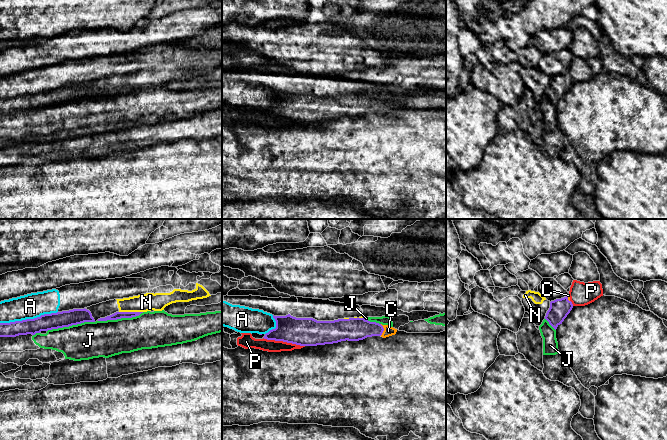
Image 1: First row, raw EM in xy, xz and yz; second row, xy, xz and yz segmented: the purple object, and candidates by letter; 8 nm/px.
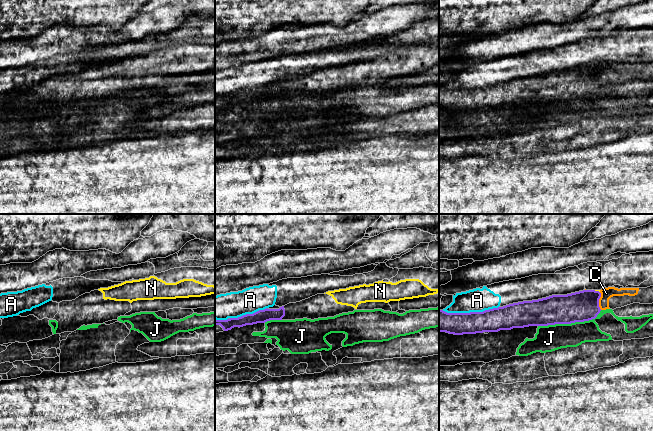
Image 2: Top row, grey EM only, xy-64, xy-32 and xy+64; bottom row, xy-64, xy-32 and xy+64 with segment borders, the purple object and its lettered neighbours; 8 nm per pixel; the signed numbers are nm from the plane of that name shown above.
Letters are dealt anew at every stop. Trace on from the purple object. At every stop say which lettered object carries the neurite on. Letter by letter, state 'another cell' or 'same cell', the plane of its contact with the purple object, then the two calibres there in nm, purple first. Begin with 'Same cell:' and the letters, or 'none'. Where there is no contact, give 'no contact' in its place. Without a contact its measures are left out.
Same cell: C
A: another cell | xy | 130/200 nm
C: same cell | xz | 190/80 nm
J: another cell | xy | 130/300 nm
N: another cell | xy | 60/140 nm
P: another cell | xz | 220/100 nm

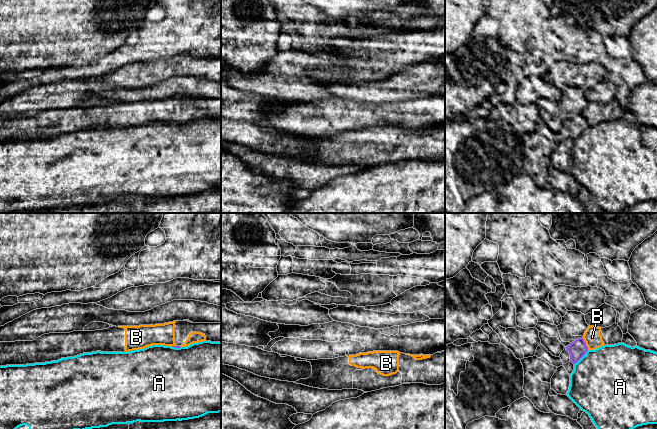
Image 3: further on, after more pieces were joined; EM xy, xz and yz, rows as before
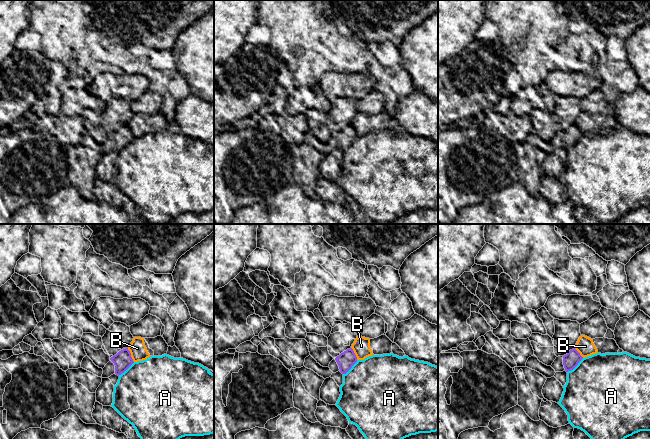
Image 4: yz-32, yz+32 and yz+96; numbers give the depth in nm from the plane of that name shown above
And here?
Same cell: none
A: another cell | yz | 140/500 nm
B: another cell | yz | 140/140 nm

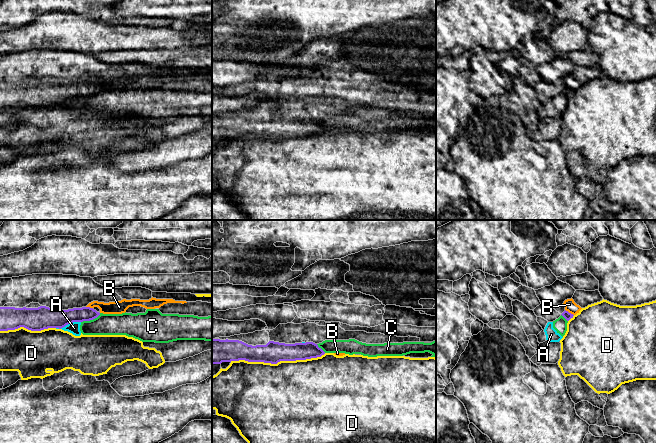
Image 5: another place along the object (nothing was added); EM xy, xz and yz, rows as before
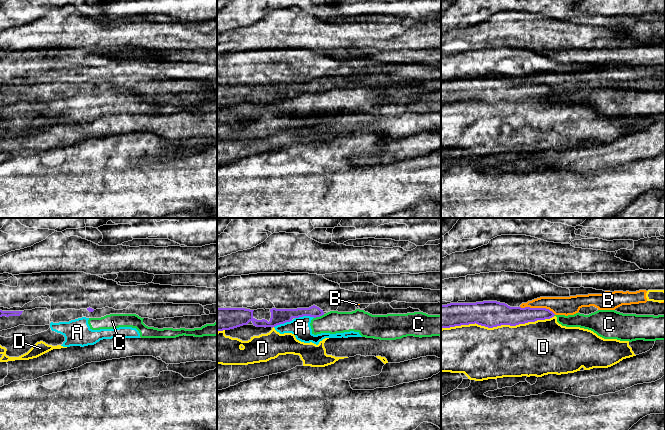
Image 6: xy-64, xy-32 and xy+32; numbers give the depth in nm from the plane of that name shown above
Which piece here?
Same cell: B
A: another cell | xy | 180/90 nm
B: same cell | yz | 60/90 nm
C: another cell | xy | 140/180 nm
D: another cell | xz | 180/480 nm

